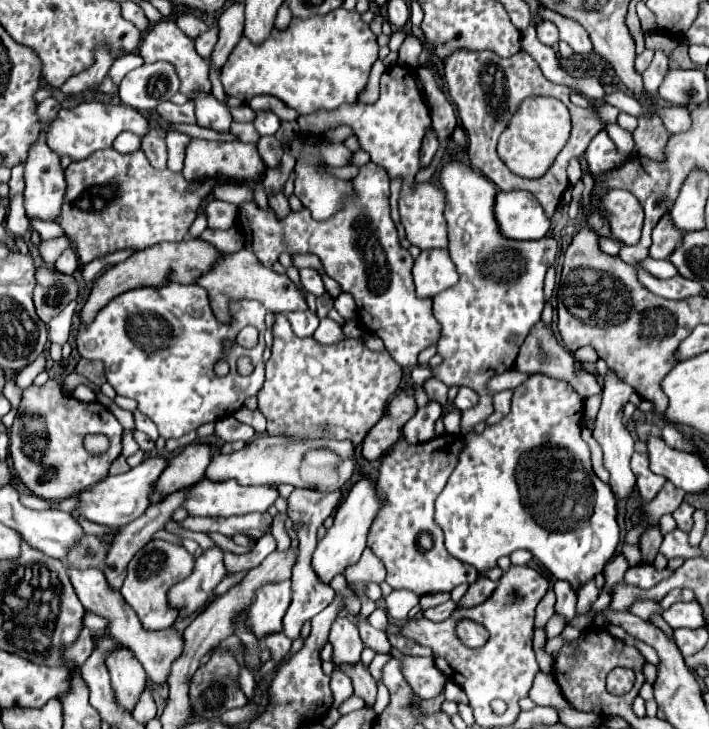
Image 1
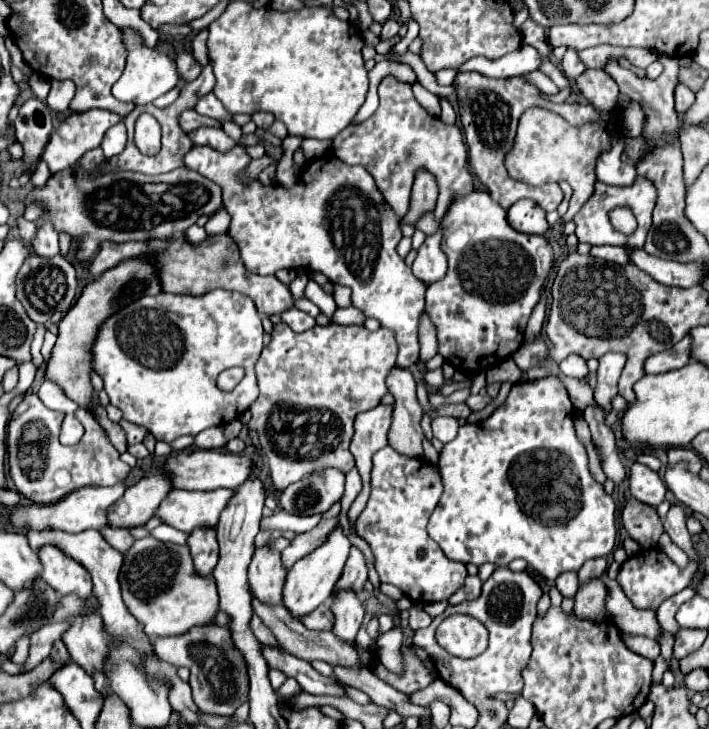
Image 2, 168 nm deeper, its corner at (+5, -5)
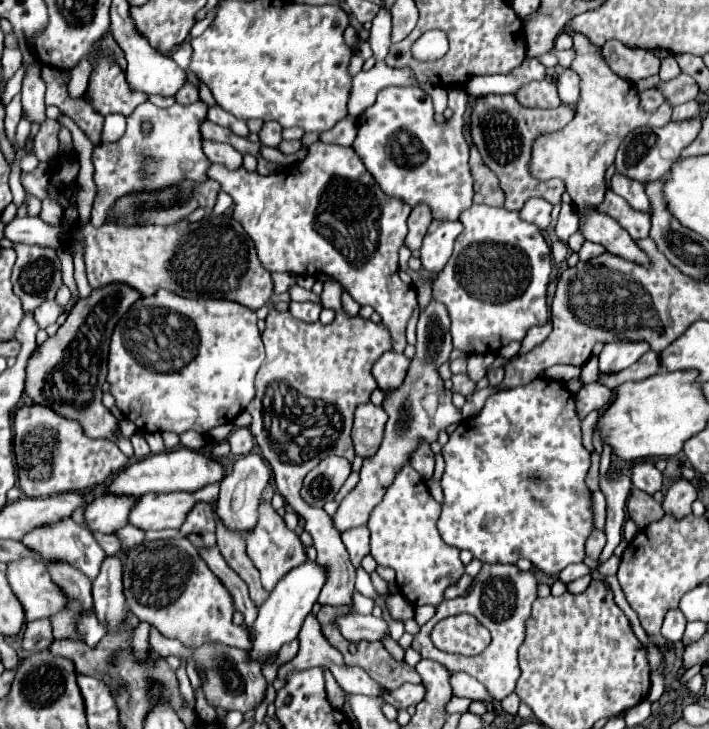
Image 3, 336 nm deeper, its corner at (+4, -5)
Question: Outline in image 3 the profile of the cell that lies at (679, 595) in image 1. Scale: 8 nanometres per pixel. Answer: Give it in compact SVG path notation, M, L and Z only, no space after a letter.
M672 608L672 610L668 610L666 616L664 616L662 636L664 636L668 642L678 642L678 640L682 638L684 626L686 626L686 618L684 618L684 614L680 612L680 608Z

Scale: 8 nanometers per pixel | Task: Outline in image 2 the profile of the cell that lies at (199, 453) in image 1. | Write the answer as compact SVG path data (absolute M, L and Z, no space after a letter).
M157 472L149 478L141 478L137 484L129 486L125 494L109 508L111 528L133 528L143 526L161 504L161 498L171 490L171 482L165 474Z

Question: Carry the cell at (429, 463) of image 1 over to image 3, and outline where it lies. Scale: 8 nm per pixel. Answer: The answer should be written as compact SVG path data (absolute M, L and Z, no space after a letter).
M406 464L396 472L394 482L386 490L382 502L372 510L366 524L370 530L372 558L378 562L378 566L396 570L398 588L412 606L436 606L444 602L446 588L454 586L464 574L460 550L454 546L446 546L438 534L438 516L440 504L432 498L426 480Z

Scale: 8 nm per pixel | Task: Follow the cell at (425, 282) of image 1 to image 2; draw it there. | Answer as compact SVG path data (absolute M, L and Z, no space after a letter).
M439 226L437 234L425 238L413 262L413 274L425 284L441 280L447 272L447 256L441 250L441 238L443 238L443 228Z

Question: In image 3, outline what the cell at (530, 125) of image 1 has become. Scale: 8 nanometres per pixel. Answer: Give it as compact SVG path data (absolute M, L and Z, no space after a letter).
M570 34L574 48L578 52L572 62L572 70L580 74L580 97L576 104L574 120L562 130L542 134L532 144L530 174L536 180L560 178L574 204L584 210L588 206L598 206L606 194L606 170L616 158L616 150L626 138L626 134L638 126L664 126L670 122L672 108L664 102L658 112L648 114L638 106L638 92L632 82L622 80L614 74L606 62L600 58L600 48L590 46L580 34Z

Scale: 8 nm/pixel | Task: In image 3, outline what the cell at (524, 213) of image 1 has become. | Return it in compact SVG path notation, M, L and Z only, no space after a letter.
M530 198L518 214L520 214L520 220L536 224L540 230L544 230L550 224L550 212L552 212L552 206L546 200Z

